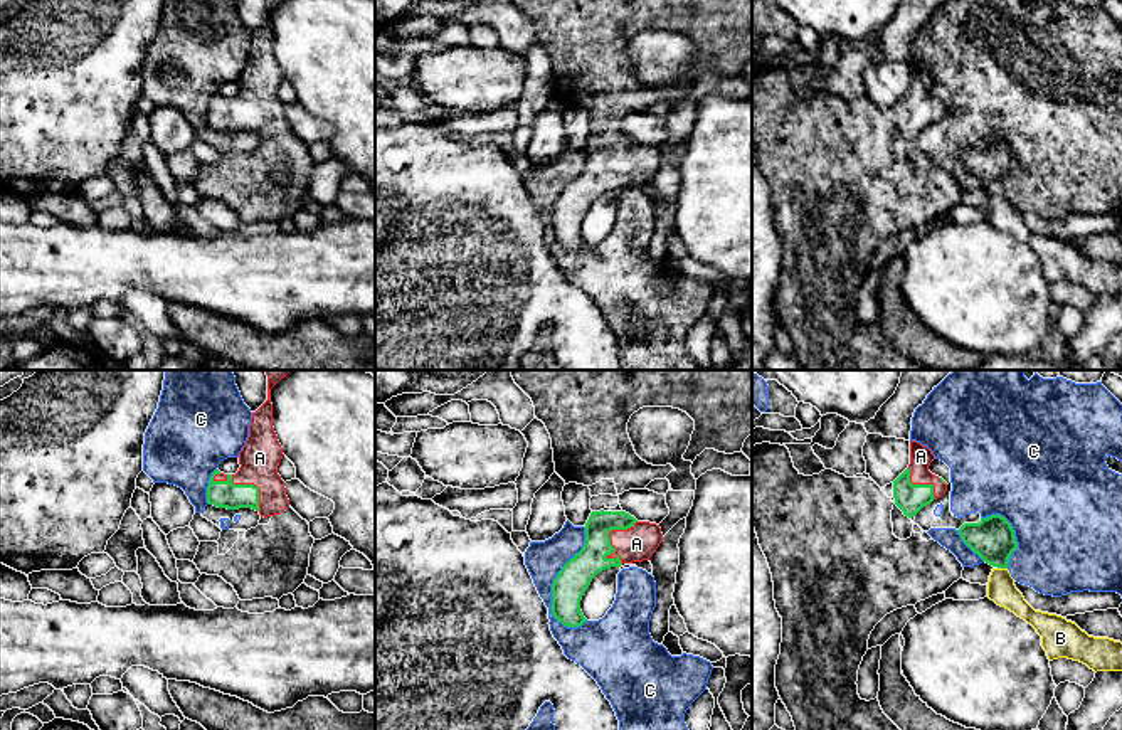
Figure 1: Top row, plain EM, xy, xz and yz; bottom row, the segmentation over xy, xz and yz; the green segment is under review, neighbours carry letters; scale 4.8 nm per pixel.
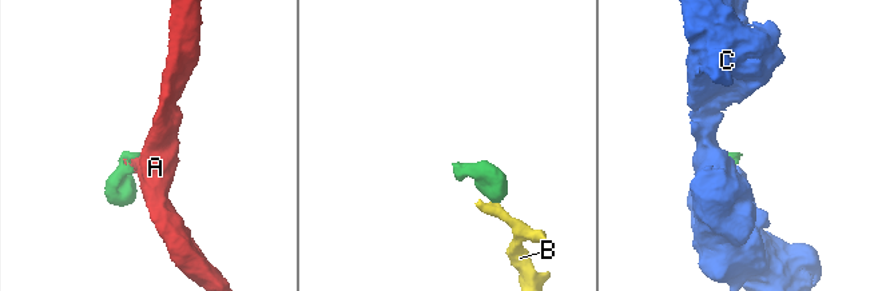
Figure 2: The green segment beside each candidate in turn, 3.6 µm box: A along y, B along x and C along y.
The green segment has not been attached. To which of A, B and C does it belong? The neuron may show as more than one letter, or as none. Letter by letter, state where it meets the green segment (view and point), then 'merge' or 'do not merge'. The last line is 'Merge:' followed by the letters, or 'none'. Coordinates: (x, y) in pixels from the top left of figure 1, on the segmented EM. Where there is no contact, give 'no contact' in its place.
A: meets green in xz at (609, 530); merge
B: meets green in yz at (1003, 567); do not merge
C: meets green in xz at (554, 579); do not merge
Merge: A

